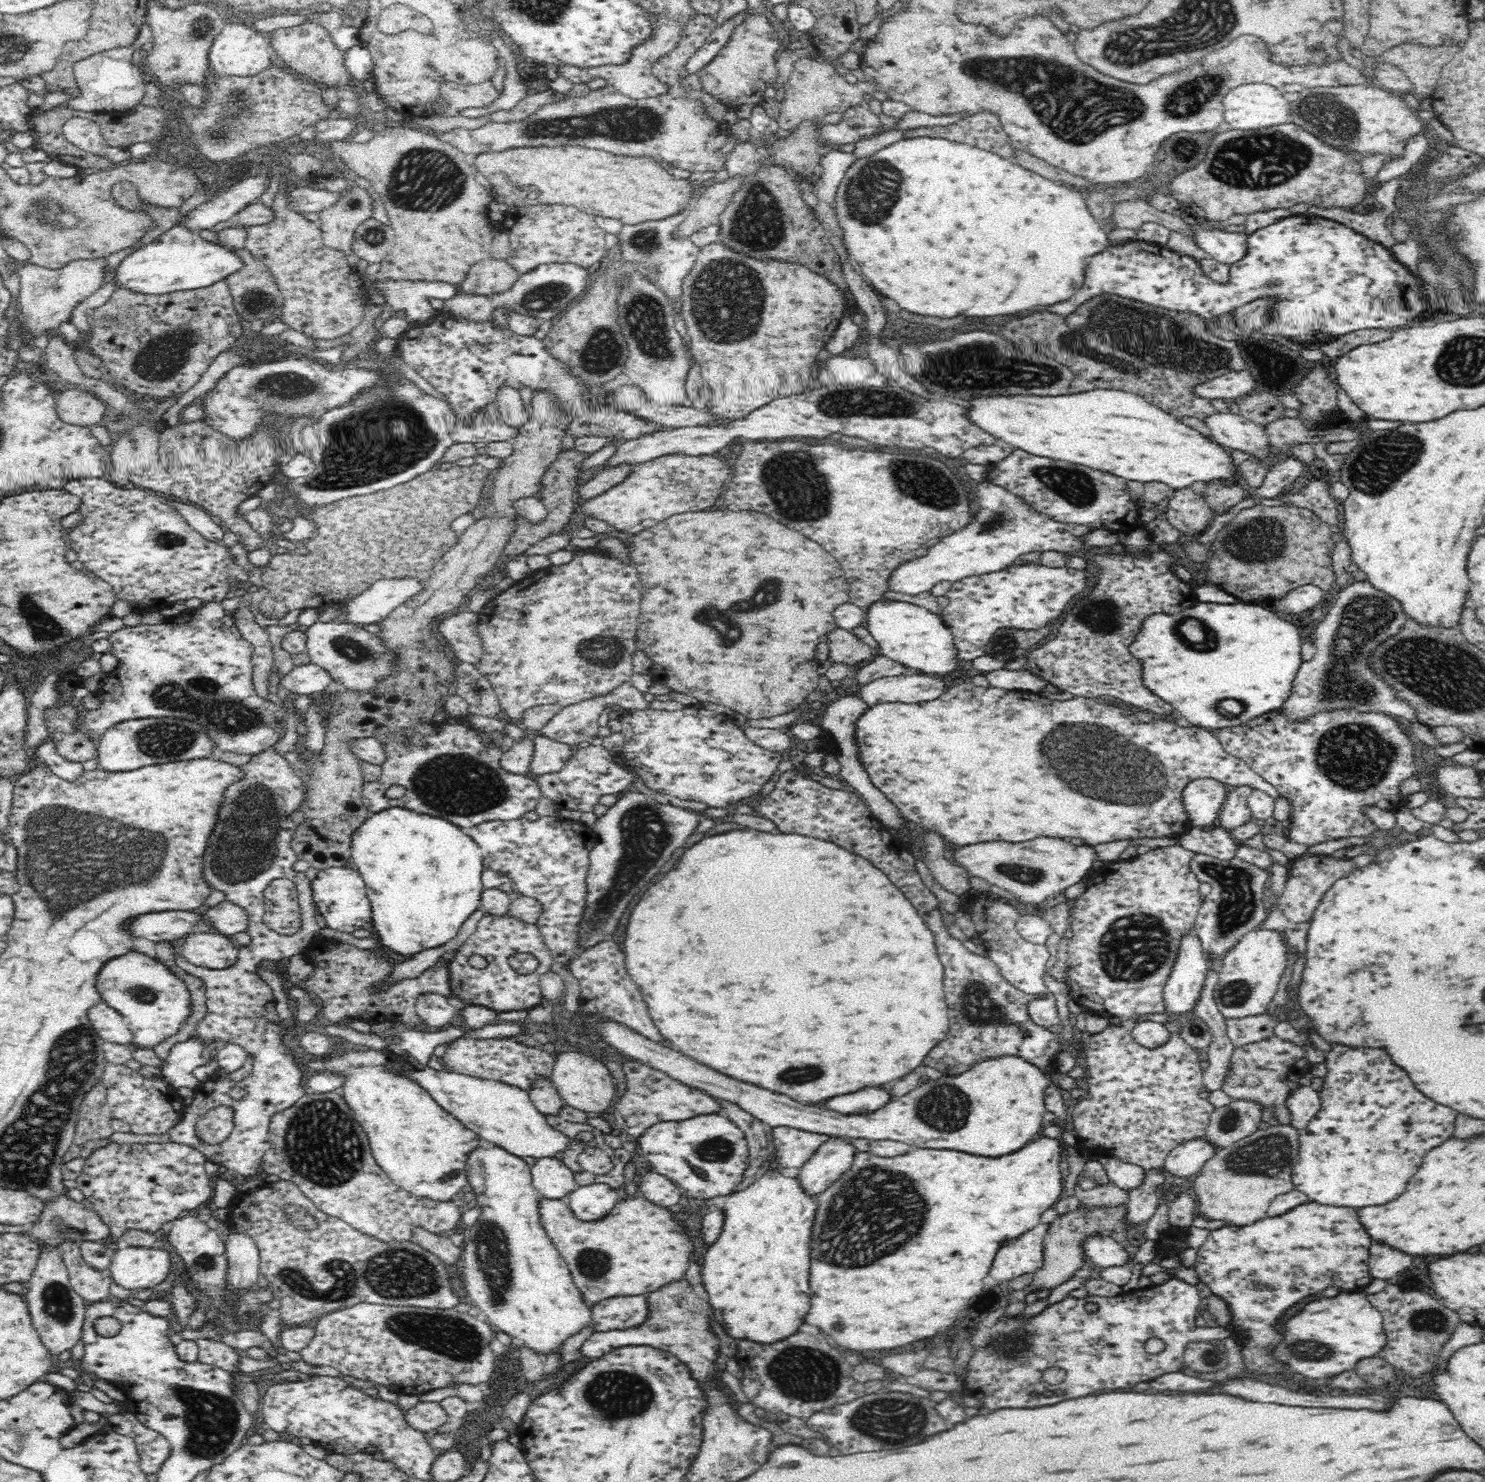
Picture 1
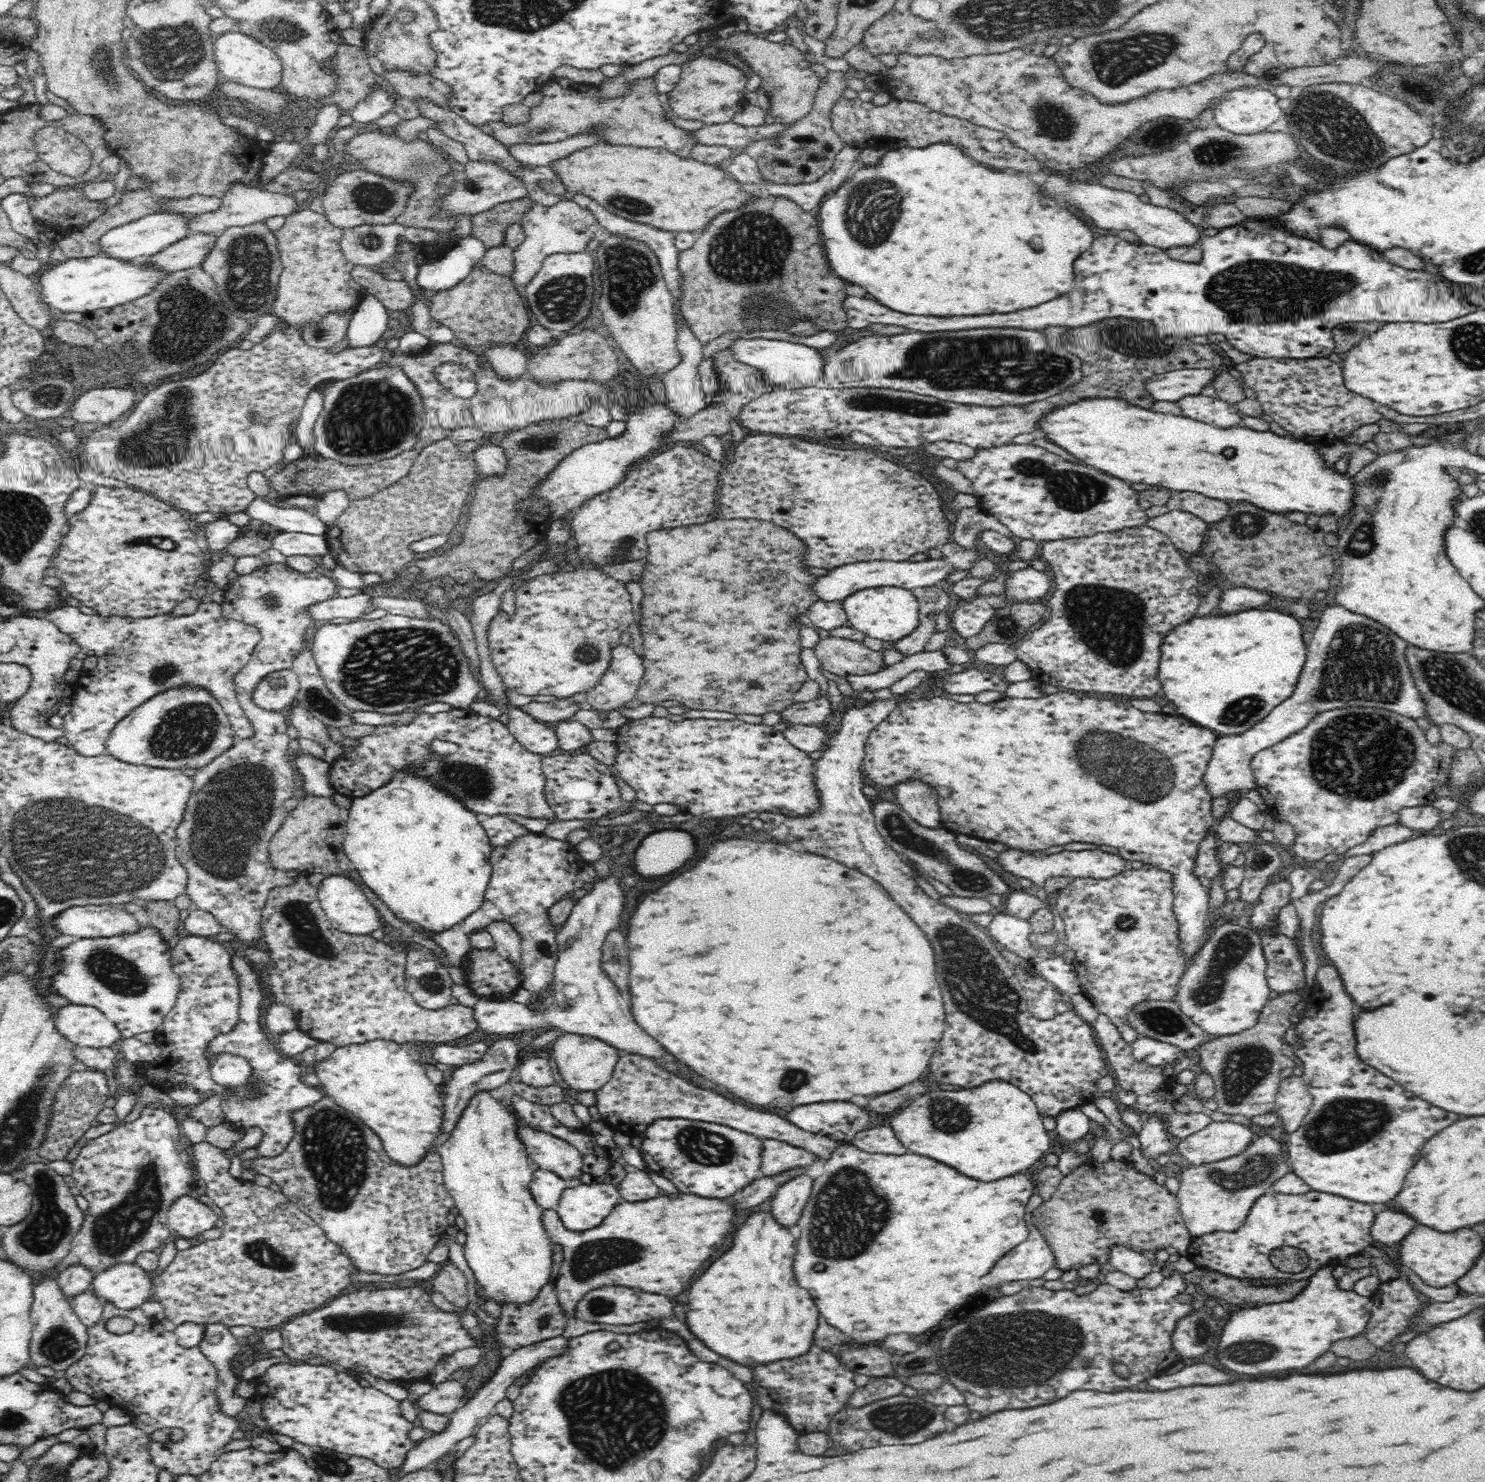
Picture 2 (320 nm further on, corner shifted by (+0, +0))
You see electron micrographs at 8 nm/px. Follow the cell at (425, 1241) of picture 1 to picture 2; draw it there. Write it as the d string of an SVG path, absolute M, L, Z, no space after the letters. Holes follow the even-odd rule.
M452 1260L444 1261L444 1266L438 1268L431 1283L435 1291L441 1292L446 1299L456 1305L458 1312L466 1311L466 1306L470 1302L466 1277Z

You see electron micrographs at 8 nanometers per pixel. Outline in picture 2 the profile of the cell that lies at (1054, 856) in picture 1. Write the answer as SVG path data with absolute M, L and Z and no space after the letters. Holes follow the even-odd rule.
M1007 848L998 851L996 854L996 862L1002 866L1002 870L1006 870L1008 874L1017 876L1018 878L1026 878L1031 880L1033 885L1044 886L1044 882L1048 878L1060 878L1060 876L1073 876L1075 879L1107 879L1116 876L1120 872L1124 872L1124 868L1129 866L1129 862L1124 862L1122 856L1114 856L1102 850L1080 850L1080 852L1072 852L1072 850L1062 850L1058 854L1040 854L1034 856L1030 852L1022 852L1020 849Z

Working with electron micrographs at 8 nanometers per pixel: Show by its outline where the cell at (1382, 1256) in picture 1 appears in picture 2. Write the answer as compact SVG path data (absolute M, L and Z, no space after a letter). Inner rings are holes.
M1387 1208L1378 1209L1374 1225L1371 1228L1371 1235L1374 1244L1380 1244L1380 1248L1395 1248L1407 1238L1414 1230L1416 1224L1408 1220L1408 1216L1388 1212Z

